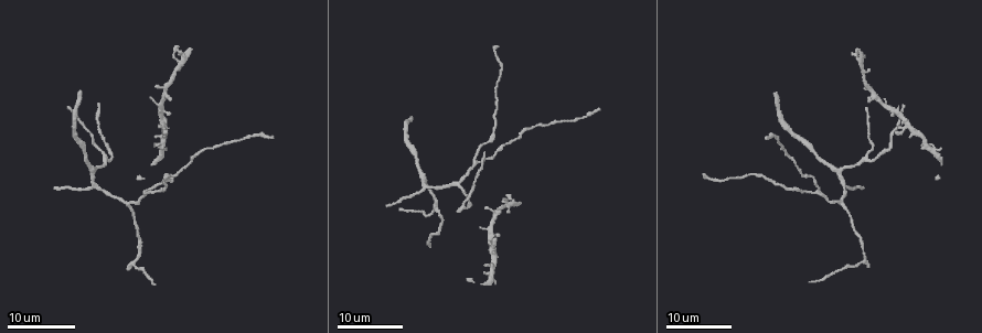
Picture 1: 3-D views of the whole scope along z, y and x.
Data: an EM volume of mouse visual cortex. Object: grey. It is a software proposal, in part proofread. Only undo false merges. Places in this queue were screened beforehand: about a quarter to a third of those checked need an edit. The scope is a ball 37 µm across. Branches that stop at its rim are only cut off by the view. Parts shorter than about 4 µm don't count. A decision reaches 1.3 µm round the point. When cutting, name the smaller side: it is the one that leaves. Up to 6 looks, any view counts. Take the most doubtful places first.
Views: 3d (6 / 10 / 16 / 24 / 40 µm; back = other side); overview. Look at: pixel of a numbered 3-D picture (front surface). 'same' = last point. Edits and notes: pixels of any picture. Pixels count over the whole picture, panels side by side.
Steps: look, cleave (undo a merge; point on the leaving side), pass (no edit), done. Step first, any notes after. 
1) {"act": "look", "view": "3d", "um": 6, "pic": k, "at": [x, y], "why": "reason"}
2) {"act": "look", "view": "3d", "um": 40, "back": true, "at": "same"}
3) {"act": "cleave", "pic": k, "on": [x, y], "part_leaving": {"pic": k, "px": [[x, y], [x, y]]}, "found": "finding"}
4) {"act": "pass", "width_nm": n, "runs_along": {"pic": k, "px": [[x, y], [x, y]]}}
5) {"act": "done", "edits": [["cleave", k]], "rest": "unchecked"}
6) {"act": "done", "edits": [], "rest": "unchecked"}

{"act": "look", "view": "3d", "um": 24, "pic": 1, "at": [93, 185], "why": "thin arm on a thick one"}

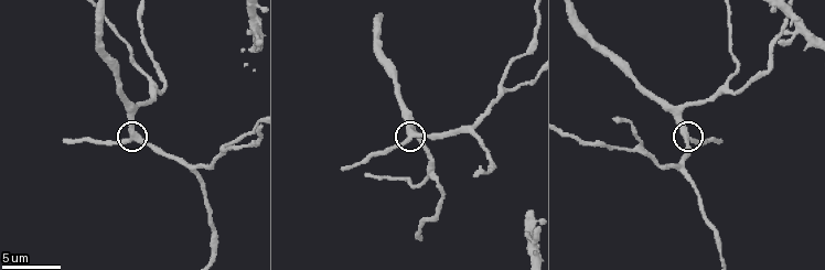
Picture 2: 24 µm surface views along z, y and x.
{"act": "look", "view": "3d", "um": 10, "pic": 2, "at": [132, 140], "why": "zoom in"}

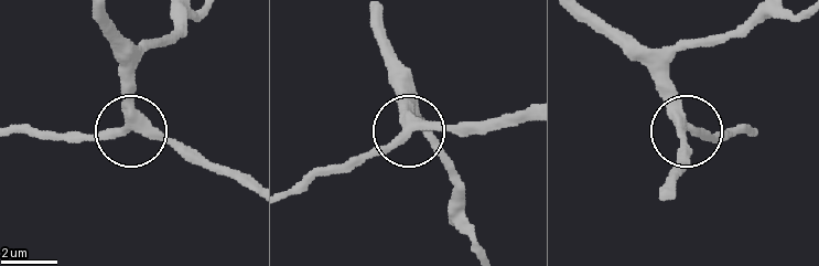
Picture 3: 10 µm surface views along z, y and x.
{"act": "pass", "width_nm": 340, "runs_along": {"pic": 3, "px": [[411, 109], [409, 131], [349, 171]]}, "found": "continuous, no second neuron"}

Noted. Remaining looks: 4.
{"act": "look", "view": "3d", "um": 10, "pic": 2, "at": [727, 89], "why": "a fork"}

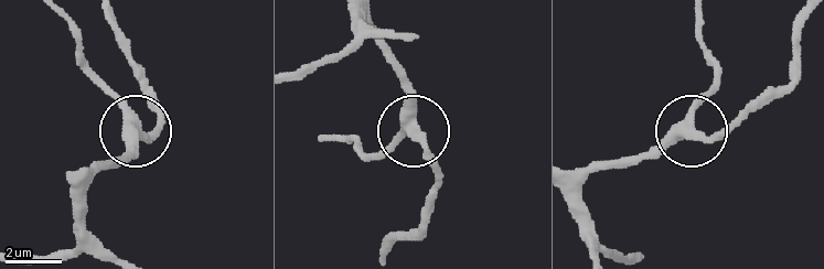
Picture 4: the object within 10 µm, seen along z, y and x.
{"act": "pass", "runs_along": {"pic": 4, "px": [[578, 210], [585, 176], [684, 139], [694, 106], [717, 73]]}, "found": "all the same neuron"}

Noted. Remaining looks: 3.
{"act": "look", "view": "3d", "um": 10, "pic": 2, "at": [679, 169], "why": "a fork"}

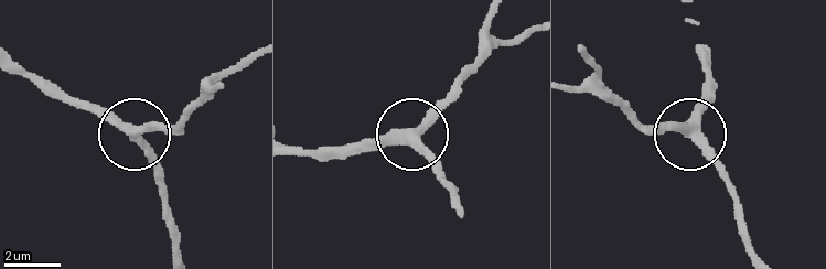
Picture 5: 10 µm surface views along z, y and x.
{"act": "look", "view": "3d", "um": 10, "back": true, "pic": 5, "at": [416, 135]}

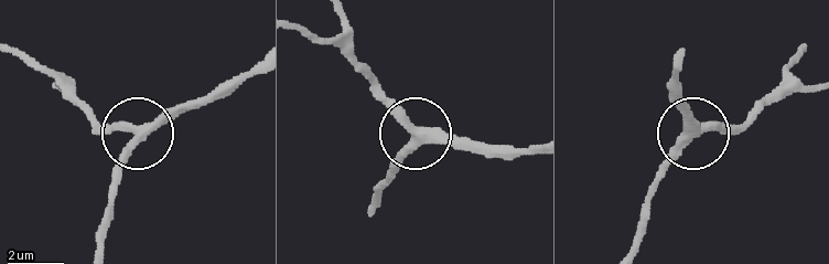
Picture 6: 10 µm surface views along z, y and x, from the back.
{"act": "pass", "side_arm_um": 21, "runs_along": {"pic": 6, "px": [[254, 67], [153, 117], [114, 179]]}, "found": "one neuron here"}

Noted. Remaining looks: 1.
{"act": "done", "edits": [], "rest": "unchecked"}

